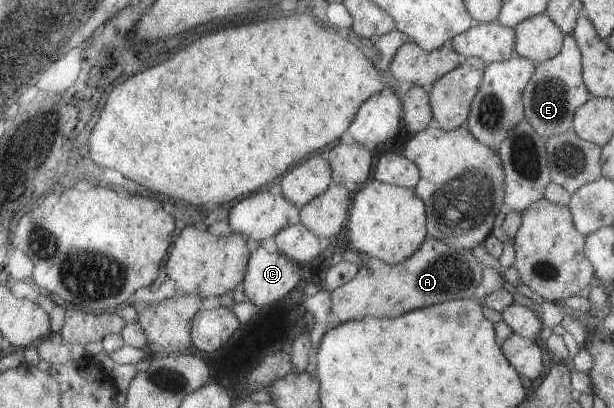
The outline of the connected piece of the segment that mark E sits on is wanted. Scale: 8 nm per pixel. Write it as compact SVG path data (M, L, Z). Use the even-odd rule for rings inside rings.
M565 34L559 53L549 60L535 64L533 74L522 91L524 119L529 121L529 124L533 127L533 131L535 131L539 137L547 139L553 135L559 135L559 133L563 133L563 131L567 131L567 129L572 129L573 113L575 113L575 109L577 109L579 105L583 105L583 103L591 97L582 81L582 66L579 49L573 37L570 34Z

